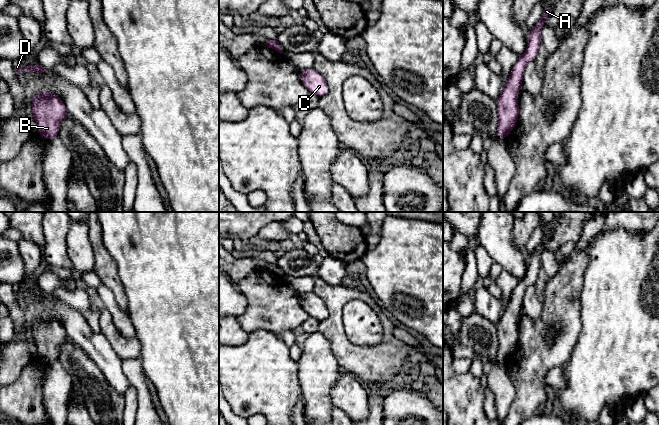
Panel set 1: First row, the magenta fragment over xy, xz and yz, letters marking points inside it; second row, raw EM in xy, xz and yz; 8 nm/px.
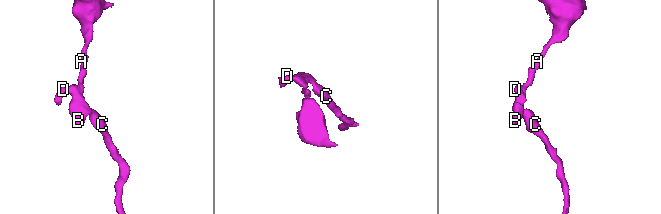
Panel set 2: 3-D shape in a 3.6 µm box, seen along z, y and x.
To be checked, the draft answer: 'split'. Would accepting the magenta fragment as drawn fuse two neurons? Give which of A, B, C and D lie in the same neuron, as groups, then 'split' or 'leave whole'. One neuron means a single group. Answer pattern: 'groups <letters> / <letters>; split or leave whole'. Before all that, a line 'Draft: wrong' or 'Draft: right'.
Draft: wrong
groups A B C D; leave whole

